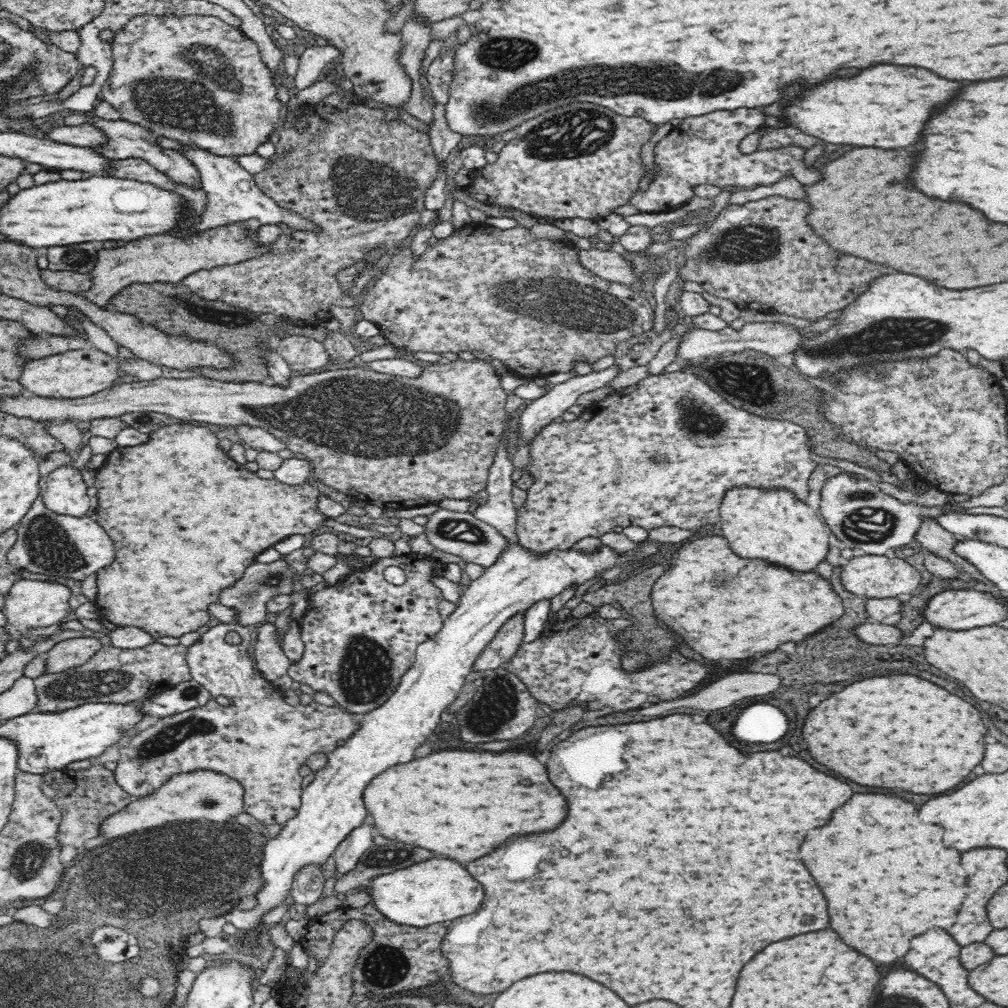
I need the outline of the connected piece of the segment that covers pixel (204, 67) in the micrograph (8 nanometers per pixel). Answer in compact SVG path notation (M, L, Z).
M140 14L128 20L128 24L115 33L112 41L113 67L105 85L101 88L102 98L110 103L124 121L143 126L155 136L166 136L178 140L189 147L208 150L218 156L242 156L255 154L256 148L264 142L274 139L278 128L278 118L282 103L278 99L277 88L274 86L273 74L266 68L259 55L259 48L238 27L230 26L215 16L200 14L184 14L184 16L156 16L155 14Z

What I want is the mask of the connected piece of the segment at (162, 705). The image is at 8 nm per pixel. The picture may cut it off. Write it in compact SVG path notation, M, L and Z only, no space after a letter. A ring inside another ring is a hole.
M190 680L140 702L141 714L143 718L147 716L168 718L206 705L210 699L212 697L204 686Z

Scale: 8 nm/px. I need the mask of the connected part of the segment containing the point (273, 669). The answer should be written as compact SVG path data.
M264 622L257 626L257 637L253 646L256 668L262 677L274 682L287 674L291 661L278 643L278 634L274 623Z

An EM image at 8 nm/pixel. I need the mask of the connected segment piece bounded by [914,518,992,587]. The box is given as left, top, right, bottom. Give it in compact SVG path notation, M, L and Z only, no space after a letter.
M922 518L922 524L914 536L914 545L918 550L931 552L954 564L959 564L961 570L967 572L973 580L991 586L992 583L973 564L954 552L953 546L956 541L958 538L944 530L934 518Z

